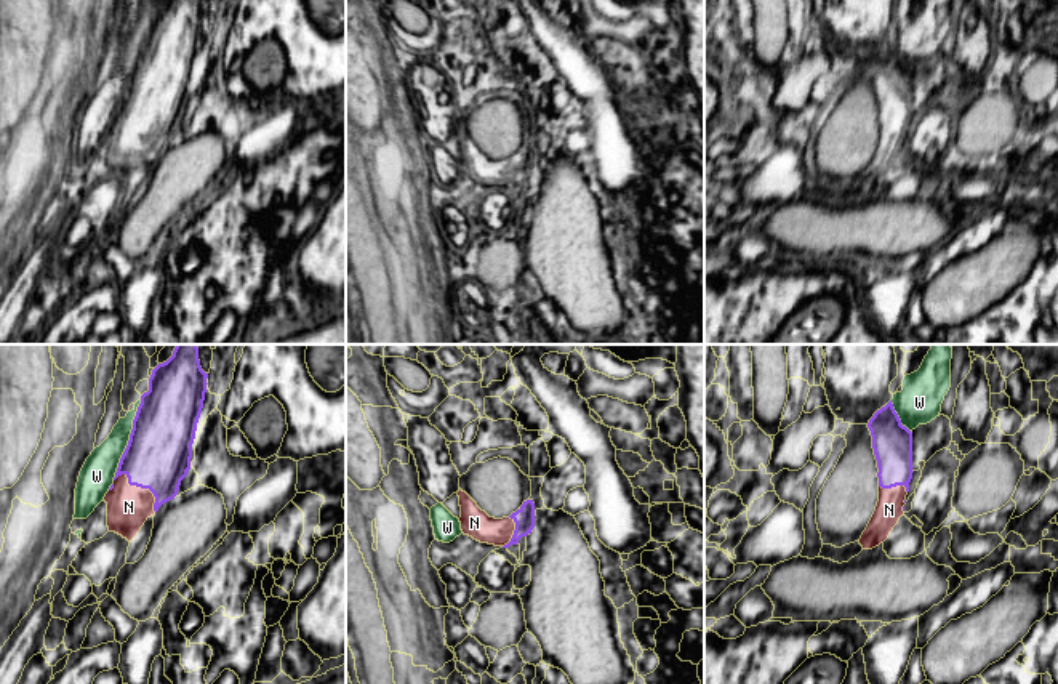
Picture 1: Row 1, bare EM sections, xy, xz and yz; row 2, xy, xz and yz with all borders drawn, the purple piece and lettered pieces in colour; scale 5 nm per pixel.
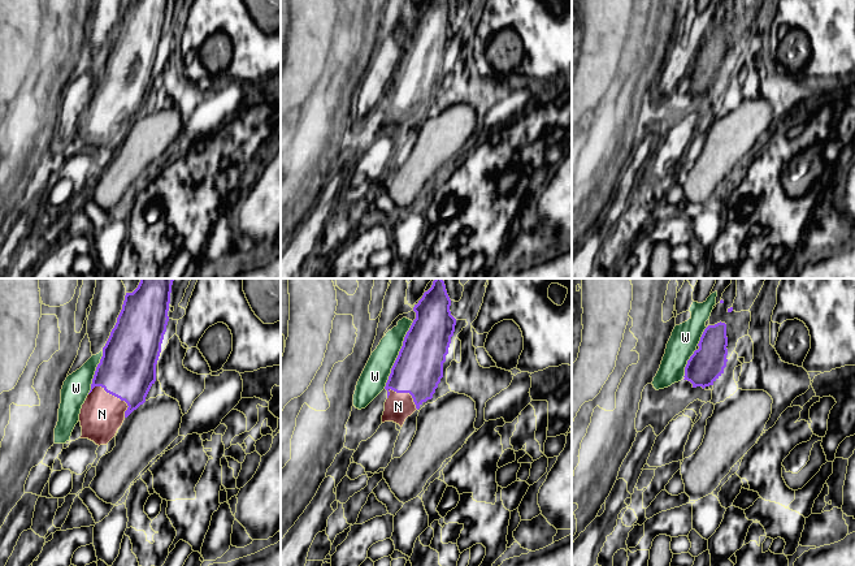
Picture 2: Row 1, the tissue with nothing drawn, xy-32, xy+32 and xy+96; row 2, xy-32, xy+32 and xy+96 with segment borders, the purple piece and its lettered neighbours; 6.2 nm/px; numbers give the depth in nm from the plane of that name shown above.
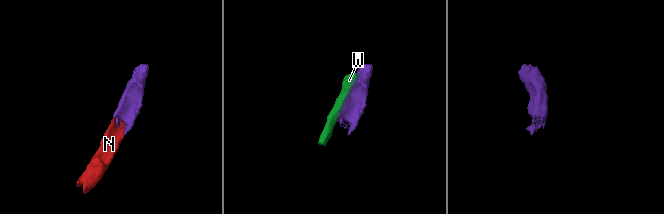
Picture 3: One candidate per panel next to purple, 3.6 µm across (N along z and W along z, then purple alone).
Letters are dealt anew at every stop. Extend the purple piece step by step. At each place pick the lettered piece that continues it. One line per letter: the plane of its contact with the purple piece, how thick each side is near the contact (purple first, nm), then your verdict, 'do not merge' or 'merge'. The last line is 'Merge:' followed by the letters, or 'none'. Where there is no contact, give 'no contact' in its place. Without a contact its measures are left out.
N: contact in xy; calibres 320 and 220 nm; merge
W: contact in xy; calibres 320 and 170 nm; do not merge
Merge: N

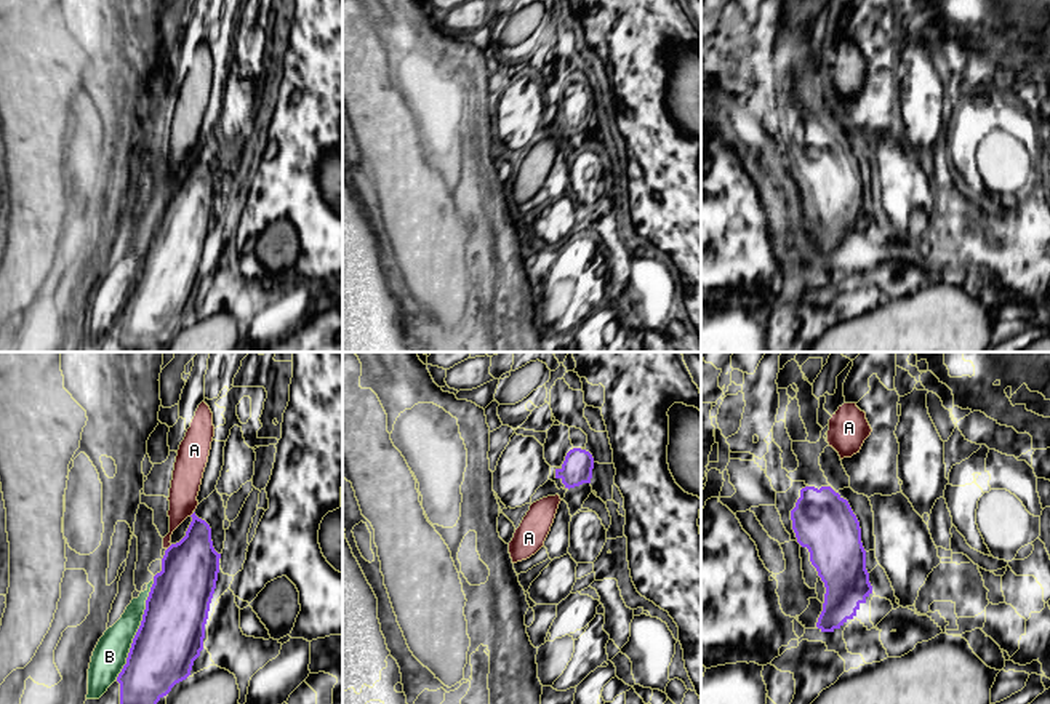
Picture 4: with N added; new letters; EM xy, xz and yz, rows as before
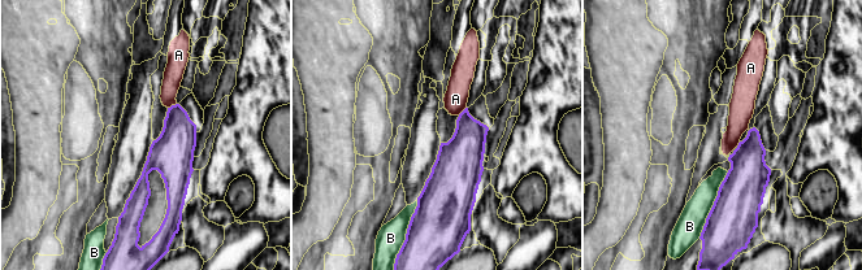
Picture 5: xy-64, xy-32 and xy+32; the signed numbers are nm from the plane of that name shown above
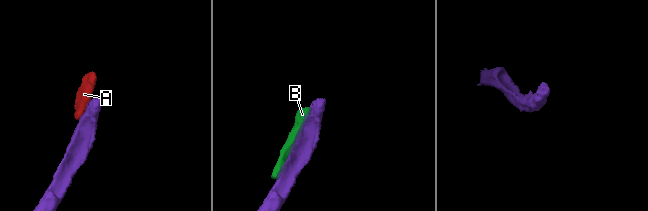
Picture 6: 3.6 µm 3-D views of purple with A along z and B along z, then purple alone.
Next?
A: contact in xy; calibres 300 and 140 nm; do not merge
B: contact in xy; calibres 320 and 170 nm; do not merge
Merge: none

